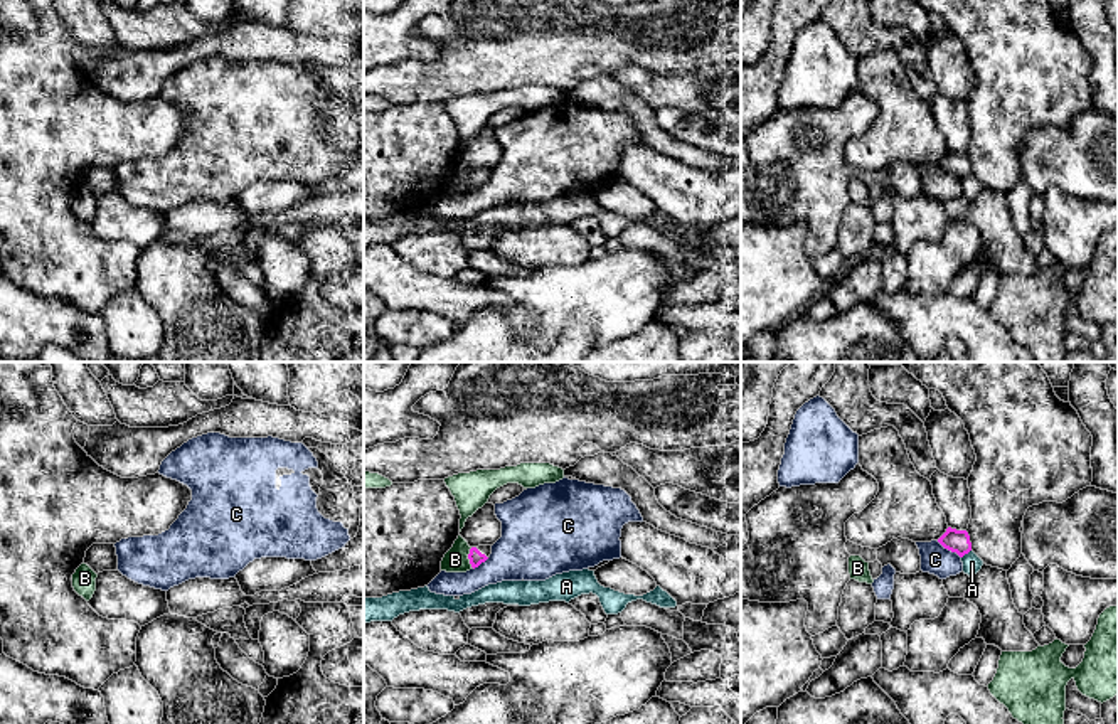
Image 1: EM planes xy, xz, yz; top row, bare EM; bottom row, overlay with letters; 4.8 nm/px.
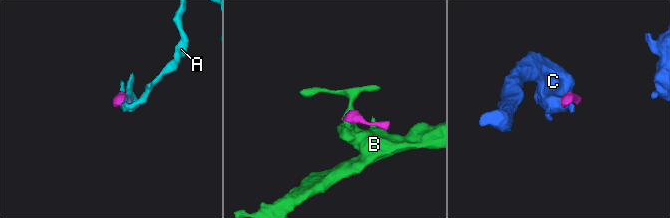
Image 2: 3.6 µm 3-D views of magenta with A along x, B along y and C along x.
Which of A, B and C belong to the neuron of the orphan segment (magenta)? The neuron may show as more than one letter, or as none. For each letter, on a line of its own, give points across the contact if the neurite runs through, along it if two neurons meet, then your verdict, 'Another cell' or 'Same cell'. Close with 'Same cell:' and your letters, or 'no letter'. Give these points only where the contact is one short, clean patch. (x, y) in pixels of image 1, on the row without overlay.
A: Another cell
B: Boundary: xz (470, 170), (468, 182), (473, 191). Another cell
C: Another cell
Same cell: no letter

